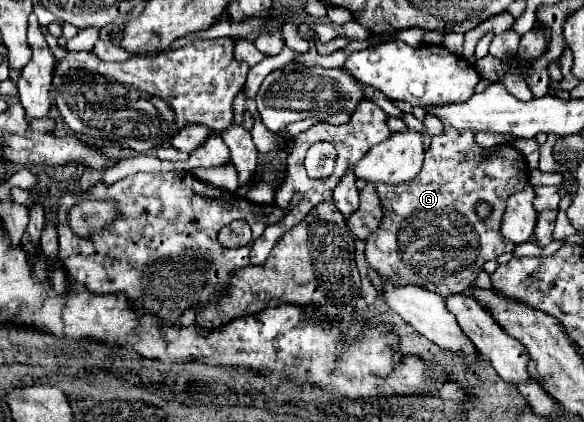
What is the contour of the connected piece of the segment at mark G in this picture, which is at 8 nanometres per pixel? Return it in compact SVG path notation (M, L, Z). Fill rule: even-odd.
M444 127L442 135L432 137L430 147L426 149L424 165L412 181L398 185L376 185L384 217L380 219L378 231L374 231L366 239L366 259L380 277L388 277L396 281L396 285L416 283L442 297L464 293L474 285L474 279L482 271L486 261L514 251L516 243L510 243L502 237L500 225L506 209L506 199L512 193L524 189L524 185L528 185L528 167L524 155L516 147L496 145L484 149L474 141L474 133L470 129L458 131L454 127ZM478 203L488 203L492 207L492 213L486 219L480 219L476 215Z

